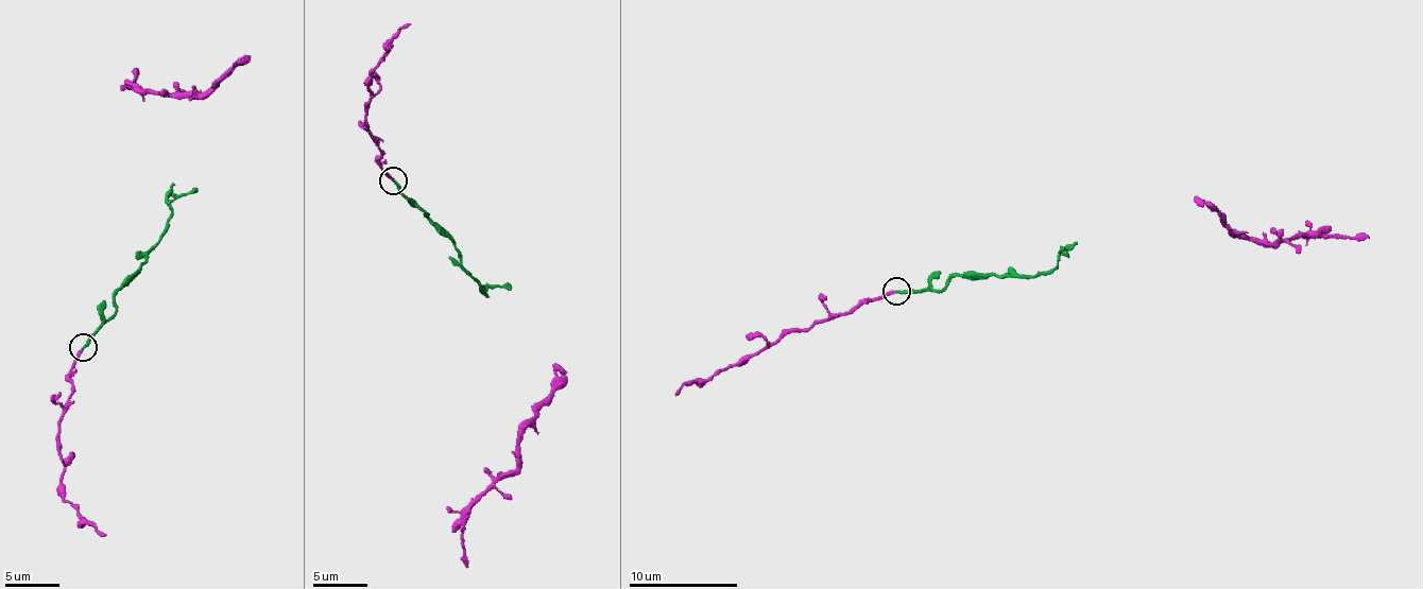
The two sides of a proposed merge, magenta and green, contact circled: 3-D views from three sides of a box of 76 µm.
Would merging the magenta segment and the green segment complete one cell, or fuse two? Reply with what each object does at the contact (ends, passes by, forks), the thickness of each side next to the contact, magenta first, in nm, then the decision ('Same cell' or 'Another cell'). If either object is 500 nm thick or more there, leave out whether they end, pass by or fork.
At the ring magenta ends. At the ring green ends. Thickness 190 nm (magenta) against 180 nm. Another cell

